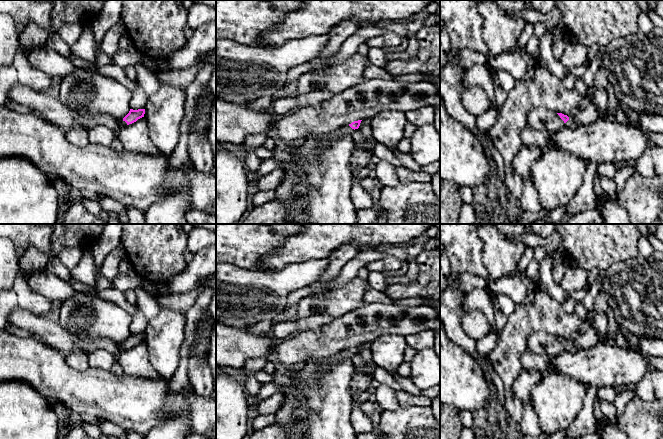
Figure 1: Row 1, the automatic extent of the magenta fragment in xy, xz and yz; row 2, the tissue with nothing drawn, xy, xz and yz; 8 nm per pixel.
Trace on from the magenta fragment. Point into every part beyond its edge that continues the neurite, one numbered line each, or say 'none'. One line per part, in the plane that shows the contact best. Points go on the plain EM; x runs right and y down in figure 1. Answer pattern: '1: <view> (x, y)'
1: xz (347, 354)

